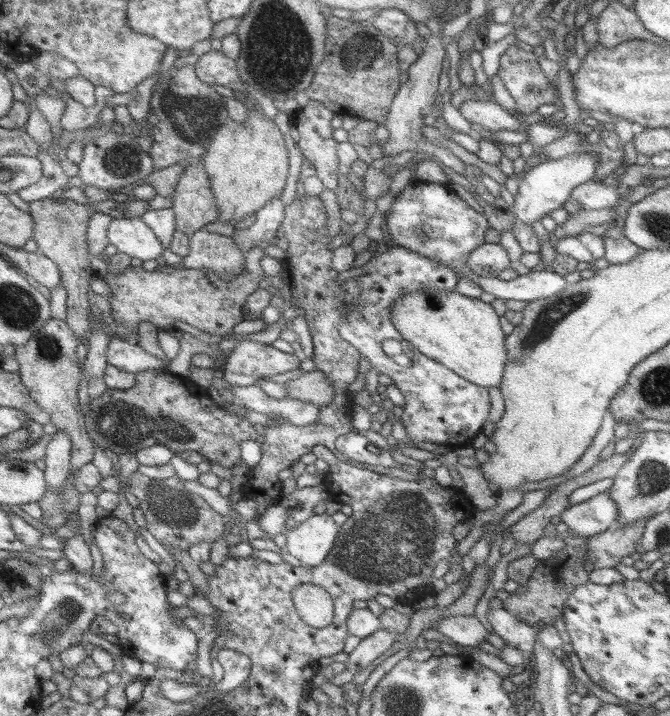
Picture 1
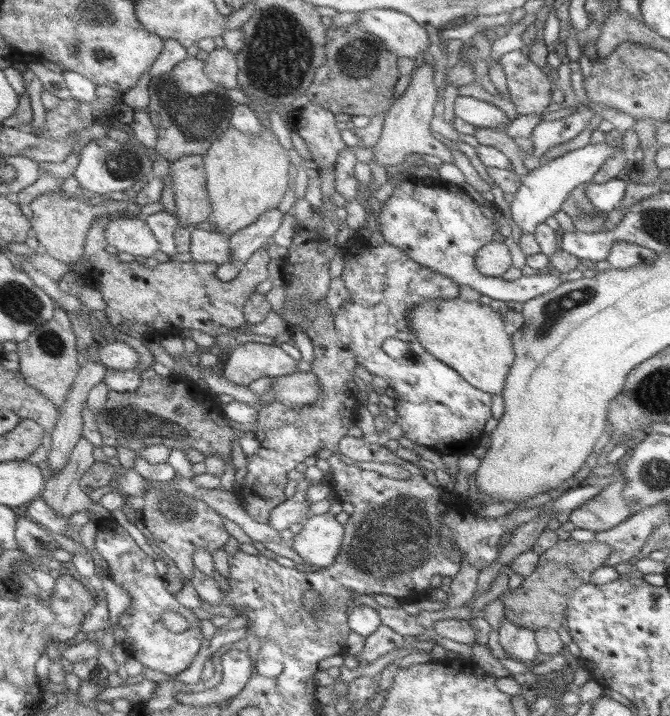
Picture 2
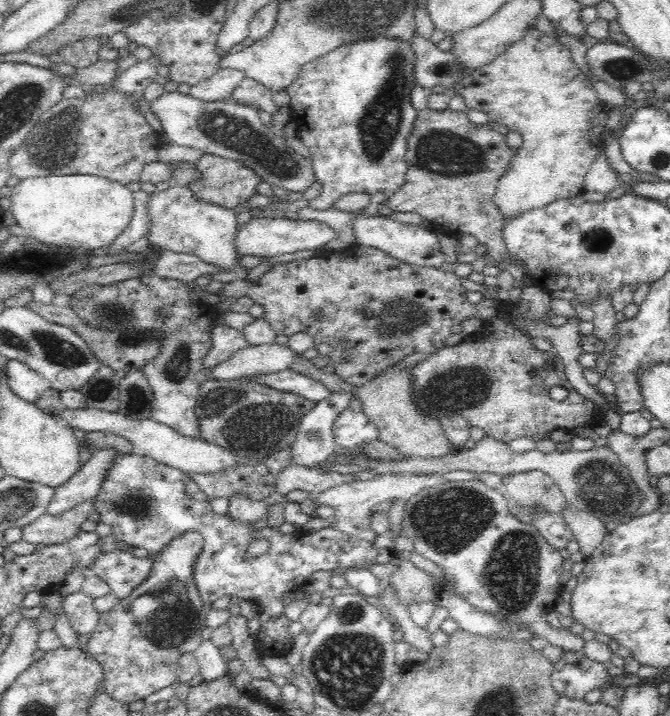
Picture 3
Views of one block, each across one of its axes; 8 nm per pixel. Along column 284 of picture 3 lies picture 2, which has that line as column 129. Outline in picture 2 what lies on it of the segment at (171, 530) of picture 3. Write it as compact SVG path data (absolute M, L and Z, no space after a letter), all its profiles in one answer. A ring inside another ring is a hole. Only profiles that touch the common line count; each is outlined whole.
M111 522L109 528L103 526L101 530L95 531L93 548L107 563L109 580L129 594L128 607L133 606L131 615L126 614L124 610L117 621L117 626L122 628L124 634L122 648L140 662L143 668L157 670L173 677L186 676L186 669L203 638L199 628L200 619L195 617L190 609L177 603L174 594L167 592L162 576L159 576L154 568L154 560L135 545L125 530ZM167 611L184 616L190 621L190 627L185 632L169 632L161 622L161 615Z

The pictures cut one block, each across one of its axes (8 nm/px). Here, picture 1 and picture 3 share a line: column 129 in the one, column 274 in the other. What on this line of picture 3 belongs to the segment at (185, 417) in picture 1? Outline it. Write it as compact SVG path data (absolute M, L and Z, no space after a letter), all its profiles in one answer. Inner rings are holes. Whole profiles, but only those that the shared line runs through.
M250 377L232 382L209 378L202 384L196 400L198 438L239 456L268 458L274 452L291 448L301 420L314 406L315 402L303 396L281 391Z

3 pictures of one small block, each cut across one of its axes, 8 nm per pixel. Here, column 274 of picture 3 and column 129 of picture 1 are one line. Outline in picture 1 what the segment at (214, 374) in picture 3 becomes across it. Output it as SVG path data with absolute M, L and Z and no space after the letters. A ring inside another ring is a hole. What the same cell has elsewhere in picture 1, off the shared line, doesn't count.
M111 337L106 346L106 364L110 364L123 372L136 375L139 371L165 371L167 359L159 360L143 351L133 342Z

